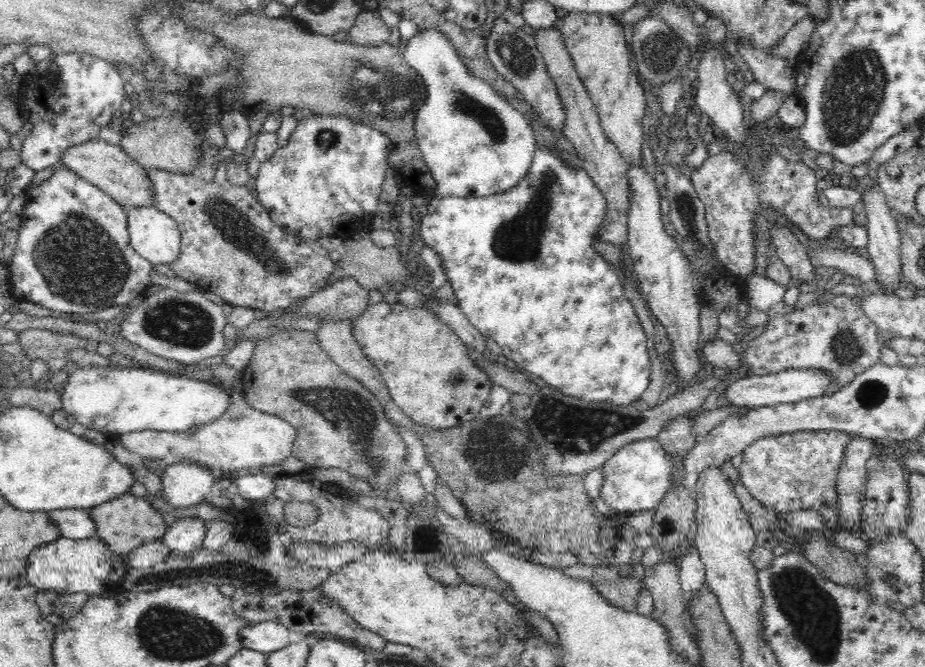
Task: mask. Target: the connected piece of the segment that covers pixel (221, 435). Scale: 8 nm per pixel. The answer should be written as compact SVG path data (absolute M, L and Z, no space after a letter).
M232 390L230 406L223 415L204 423L199 430L190 433L190 431L156 431L156 430L136 430L136 432L126 432L119 436L122 444L132 453L142 457L142 459L150 459L151 461L166 460L168 454L174 456L172 462L189 461L196 463L202 467L208 468L215 474L224 471L238 471L245 473L248 471L258 471L260 468L269 467L273 464L283 463L292 452L292 447L297 435L297 430L291 424L288 424L281 418L274 417L252 408L248 401L243 397L243 391Z

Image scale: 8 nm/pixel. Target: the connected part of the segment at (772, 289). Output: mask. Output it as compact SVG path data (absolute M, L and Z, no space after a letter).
M753 274L747 281L746 292L749 296L749 308L762 312L767 312L778 302L783 302L782 297L788 290L788 286L780 285L772 279L758 274Z

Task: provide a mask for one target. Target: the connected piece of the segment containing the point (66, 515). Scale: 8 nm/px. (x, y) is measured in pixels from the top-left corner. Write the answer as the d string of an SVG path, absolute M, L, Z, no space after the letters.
M56 510L50 512L50 521L64 538L83 539L97 534L96 523L84 510Z

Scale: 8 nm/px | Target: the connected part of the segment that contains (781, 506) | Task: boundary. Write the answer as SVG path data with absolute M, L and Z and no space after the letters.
M813 430L758 439L743 450L740 482L762 507L780 513L816 511L832 529L839 522L837 481L850 438L839 430Z

